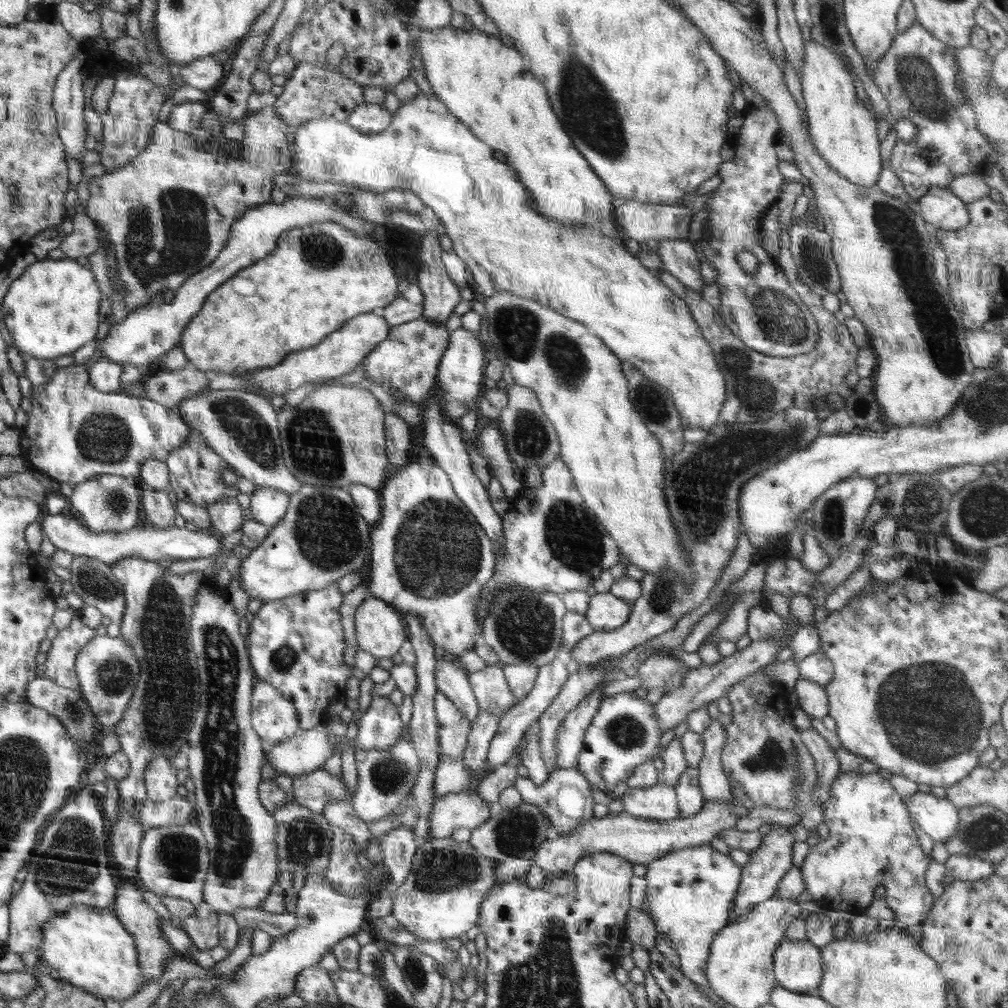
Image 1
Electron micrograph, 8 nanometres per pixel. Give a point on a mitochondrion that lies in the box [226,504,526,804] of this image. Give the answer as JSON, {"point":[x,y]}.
{"point":[389,775]}

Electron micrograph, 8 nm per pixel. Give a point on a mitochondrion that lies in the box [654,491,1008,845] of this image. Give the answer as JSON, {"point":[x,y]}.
{"point":[929,715]}

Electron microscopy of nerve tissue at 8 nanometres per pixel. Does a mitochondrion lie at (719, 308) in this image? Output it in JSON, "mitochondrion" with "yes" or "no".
{"mitochondrion":"no"}

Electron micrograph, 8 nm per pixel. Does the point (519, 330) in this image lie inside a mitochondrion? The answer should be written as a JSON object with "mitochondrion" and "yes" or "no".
{"mitochondrion":"yes"}

